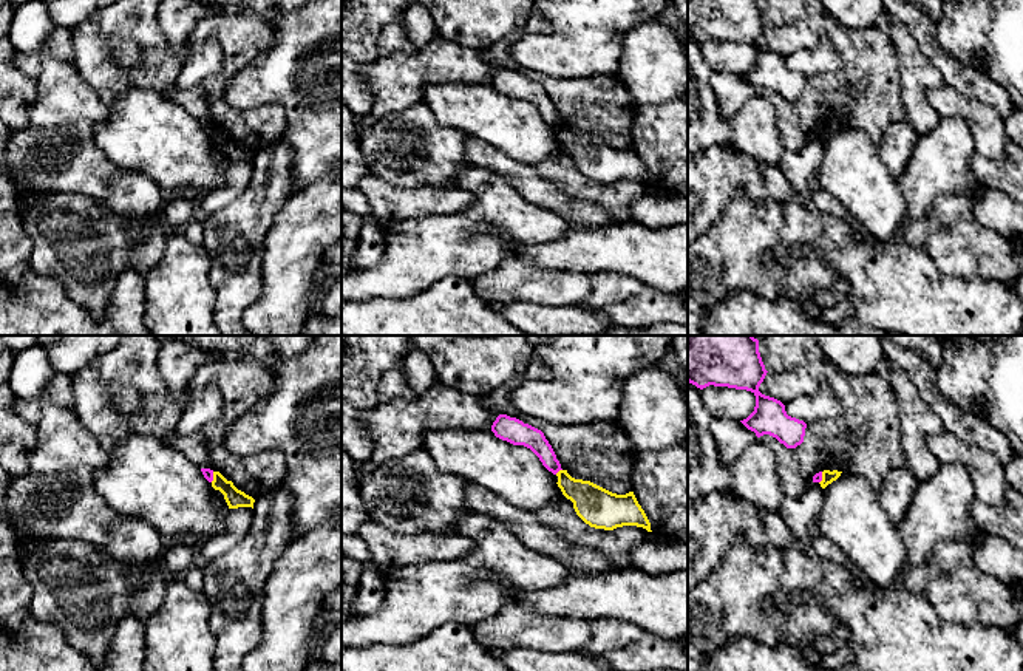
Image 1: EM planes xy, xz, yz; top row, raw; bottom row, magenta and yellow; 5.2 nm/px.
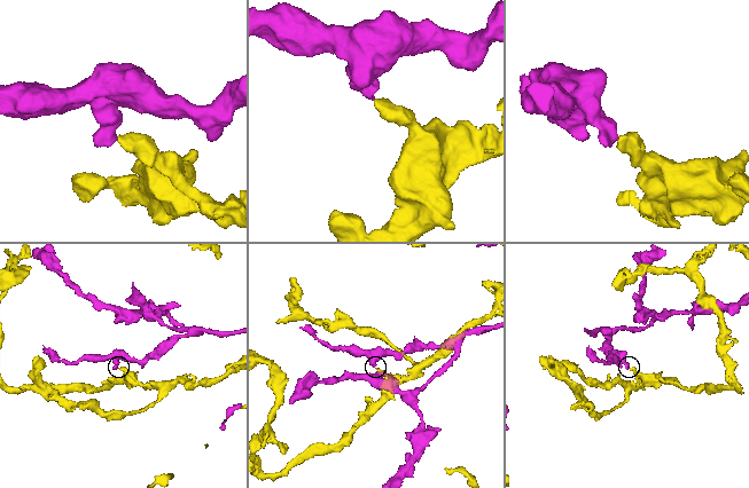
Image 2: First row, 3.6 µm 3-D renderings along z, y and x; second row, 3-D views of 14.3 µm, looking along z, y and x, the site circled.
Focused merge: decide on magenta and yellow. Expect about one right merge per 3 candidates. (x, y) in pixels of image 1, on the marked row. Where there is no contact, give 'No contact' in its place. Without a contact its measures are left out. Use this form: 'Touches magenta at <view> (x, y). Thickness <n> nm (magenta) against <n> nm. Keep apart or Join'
Touches magenta at xz (558, 470). Thickness 120 nm (magenta) against 190 nm. Keep apart

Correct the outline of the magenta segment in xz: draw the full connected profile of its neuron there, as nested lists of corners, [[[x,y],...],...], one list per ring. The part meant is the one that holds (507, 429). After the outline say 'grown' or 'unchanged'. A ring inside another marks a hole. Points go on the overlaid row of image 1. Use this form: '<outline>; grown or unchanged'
[[[499,414],[491,425],[491,431],[502,441],[530,448],[553,475],[562,470],[552,445],[541,430],[524,424],[516,417]]]; unchanged

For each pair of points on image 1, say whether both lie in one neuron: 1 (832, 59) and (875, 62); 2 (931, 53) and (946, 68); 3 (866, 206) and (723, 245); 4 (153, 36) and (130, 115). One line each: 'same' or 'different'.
1: different
2: same
3: different
4: different

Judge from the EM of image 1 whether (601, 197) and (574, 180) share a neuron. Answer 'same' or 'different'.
same

